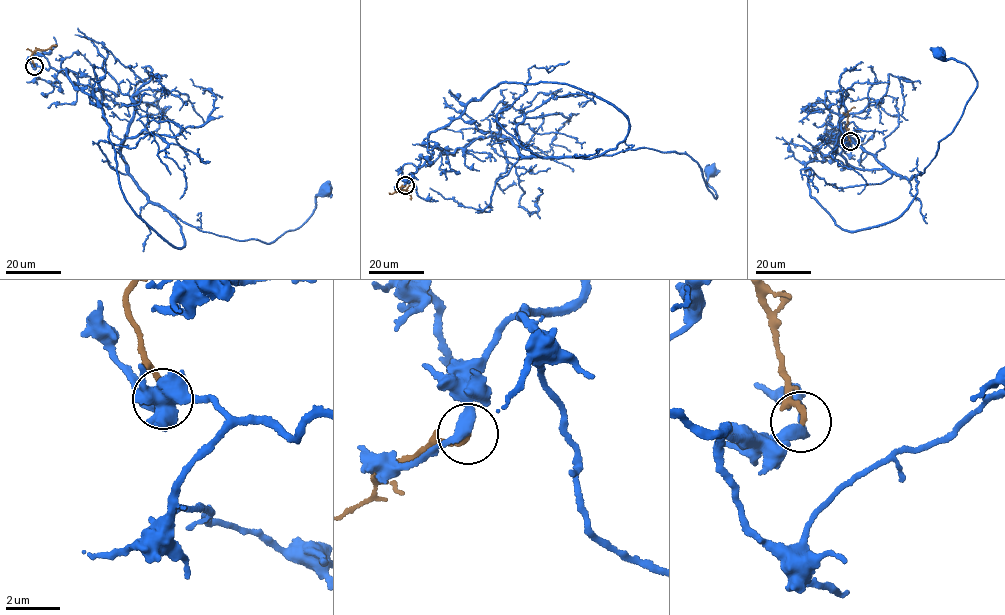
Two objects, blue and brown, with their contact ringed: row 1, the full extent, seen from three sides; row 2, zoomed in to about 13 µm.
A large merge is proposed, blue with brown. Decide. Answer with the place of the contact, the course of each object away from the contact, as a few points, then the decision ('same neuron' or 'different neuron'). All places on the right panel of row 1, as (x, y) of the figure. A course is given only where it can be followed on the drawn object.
at (850, 141); blue runs (850, 142), (824, 141), (806, 169), (810, 196), (855, 231), (908, 208), (975, 90), (969, 67), (938, 52); brown runs (850, 141), (845, 126), (848, 112), (855, 107); different neuron

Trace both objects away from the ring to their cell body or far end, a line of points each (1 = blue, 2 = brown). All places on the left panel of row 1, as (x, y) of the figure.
1: (34, 66), (68, 70), (97, 99), (127, 202), (174, 246), (171, 214), (269, 243), (327, 189)
2: (34, 66), (31, 54), (37, 50), (56, 46)

